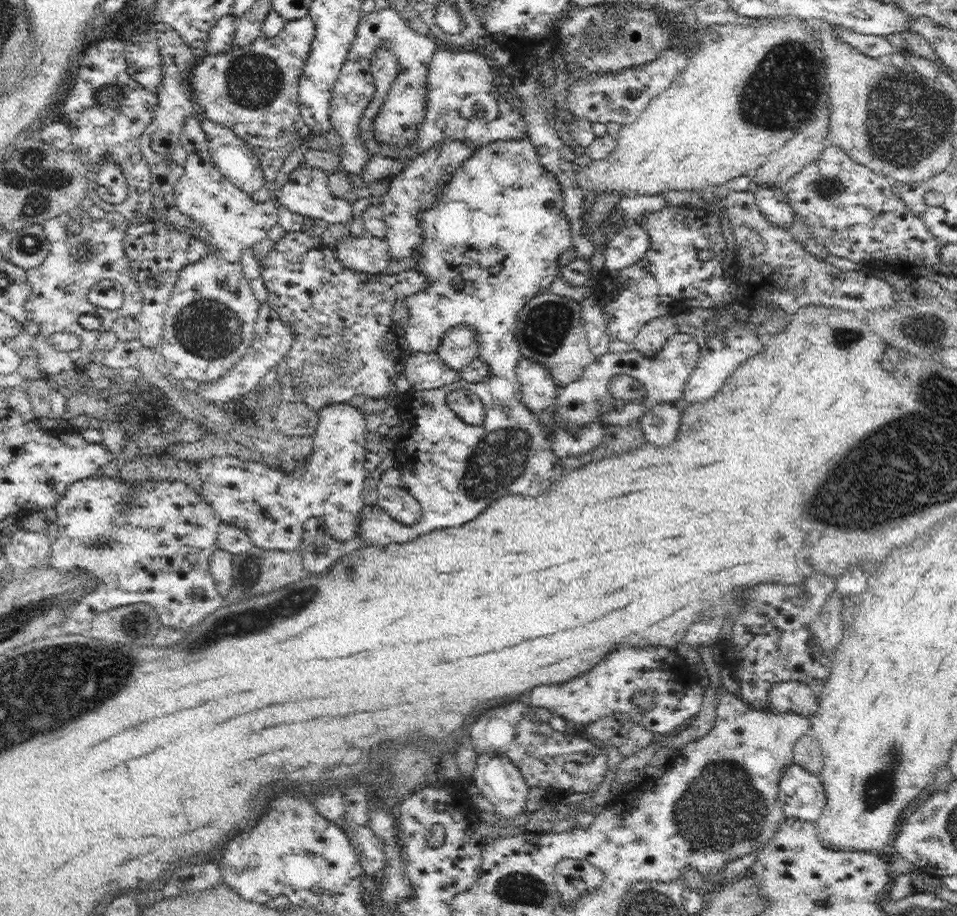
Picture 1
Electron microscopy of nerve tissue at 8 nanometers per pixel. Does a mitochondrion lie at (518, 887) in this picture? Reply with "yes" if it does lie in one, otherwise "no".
yes

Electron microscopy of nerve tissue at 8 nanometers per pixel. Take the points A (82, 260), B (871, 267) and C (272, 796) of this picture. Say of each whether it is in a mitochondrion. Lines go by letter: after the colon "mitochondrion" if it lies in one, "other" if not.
A: mitochondrion
B: other
C: other

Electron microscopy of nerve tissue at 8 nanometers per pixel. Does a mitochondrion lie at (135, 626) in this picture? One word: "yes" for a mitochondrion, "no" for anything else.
yes

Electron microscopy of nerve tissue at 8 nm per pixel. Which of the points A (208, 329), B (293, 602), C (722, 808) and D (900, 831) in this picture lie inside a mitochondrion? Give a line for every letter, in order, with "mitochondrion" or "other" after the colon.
A: mitochondrion
B: mitochondrion
C: mitochondrion
D: other

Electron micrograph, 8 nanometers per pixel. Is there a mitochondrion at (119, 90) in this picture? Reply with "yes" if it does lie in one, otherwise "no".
no

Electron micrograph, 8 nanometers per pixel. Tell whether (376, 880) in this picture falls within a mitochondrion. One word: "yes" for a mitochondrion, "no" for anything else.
no

